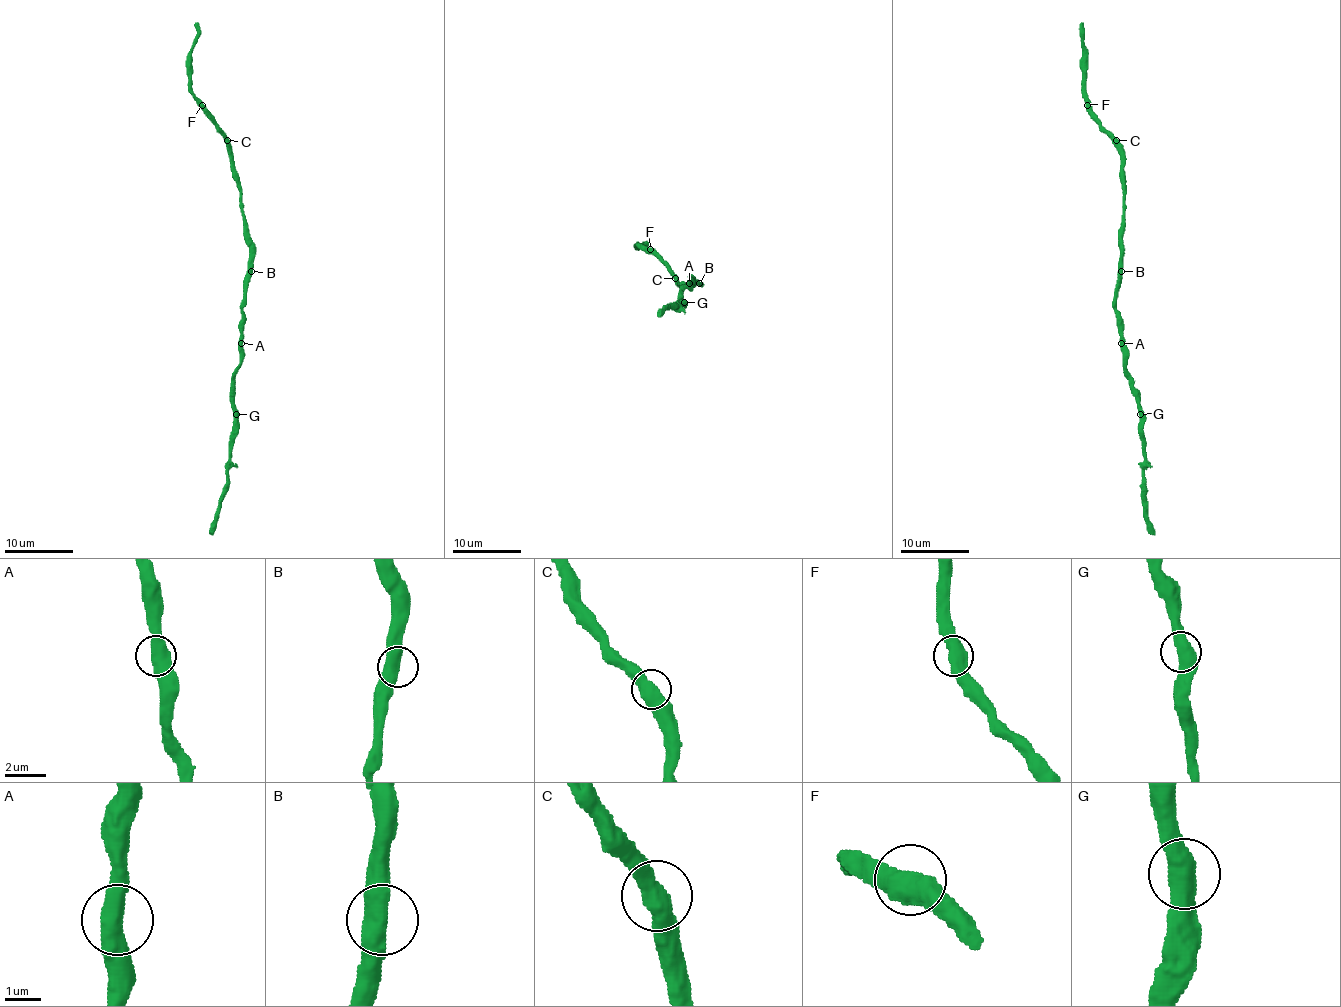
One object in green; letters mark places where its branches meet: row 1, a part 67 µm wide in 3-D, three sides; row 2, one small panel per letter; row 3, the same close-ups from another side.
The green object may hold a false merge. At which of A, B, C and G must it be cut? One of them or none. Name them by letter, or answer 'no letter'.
no letter

